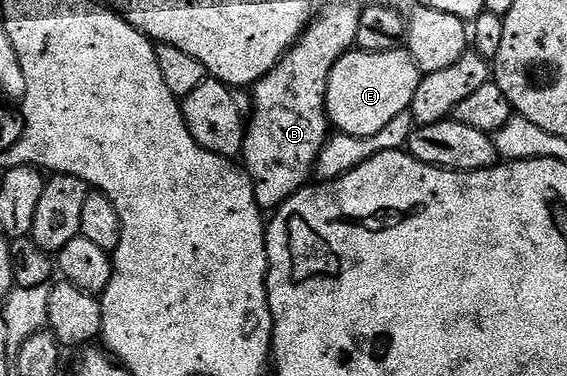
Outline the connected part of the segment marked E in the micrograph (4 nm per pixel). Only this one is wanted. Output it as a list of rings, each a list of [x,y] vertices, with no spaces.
[[[351,49],[336,61],[330,72],[326,88],[329,123],[341,134],[374,136],[382,132],[394,116],[409,113],[421,77],[420,65],[407,49],[386,52]]]

